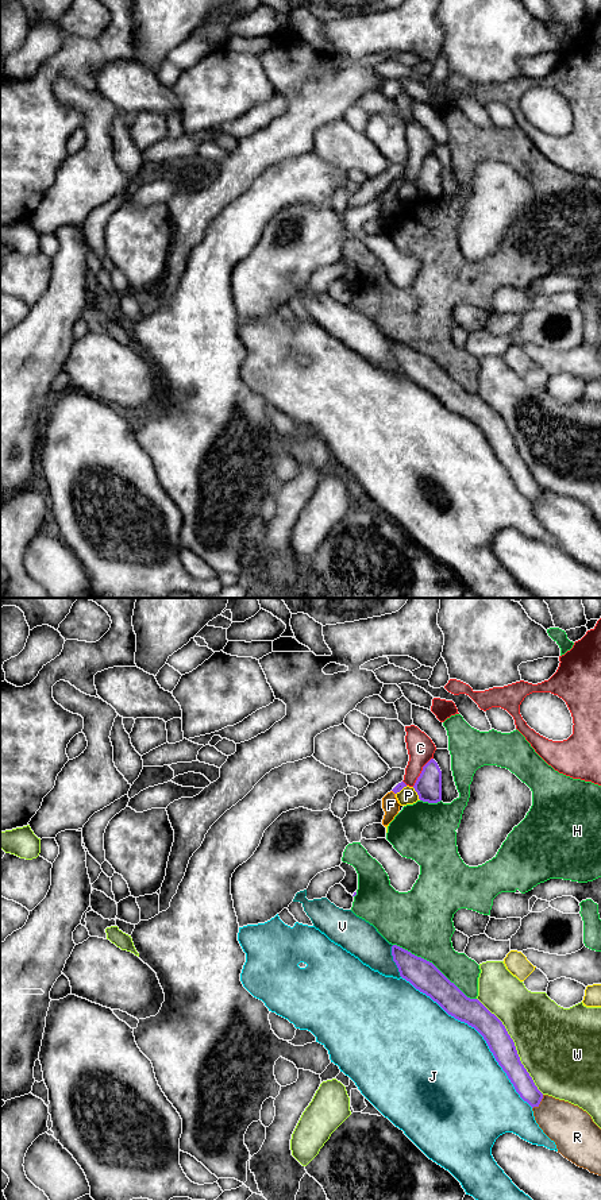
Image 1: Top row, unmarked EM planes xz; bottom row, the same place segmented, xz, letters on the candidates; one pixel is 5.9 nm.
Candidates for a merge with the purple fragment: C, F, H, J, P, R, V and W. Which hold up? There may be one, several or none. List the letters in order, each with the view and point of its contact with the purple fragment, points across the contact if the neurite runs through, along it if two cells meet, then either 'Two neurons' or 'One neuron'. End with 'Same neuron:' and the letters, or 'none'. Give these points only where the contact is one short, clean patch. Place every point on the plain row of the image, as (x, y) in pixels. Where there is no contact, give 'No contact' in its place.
C: Touches purple at xz (422, 168). Two neurons
F: Touches purple at xz (393, 186). Path across: xz (400, 181), (393, 186), (390, 200). One neuron
H: Touches purple at xz (434, 361). Two neurons
J: Touches purple at xz (478, 427). Two neurons
P: Touches purple at xz (417, 189). Two neurons
R: Touches purple at xz (539, 498). Two neurons
V: Touches purple at xz (393, 355). Two neurons
W: Touches purple at xz (515, 442). Two neurons
Same neuron: F

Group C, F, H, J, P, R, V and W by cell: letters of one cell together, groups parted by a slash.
C / F / H / J / P / R / V / W

